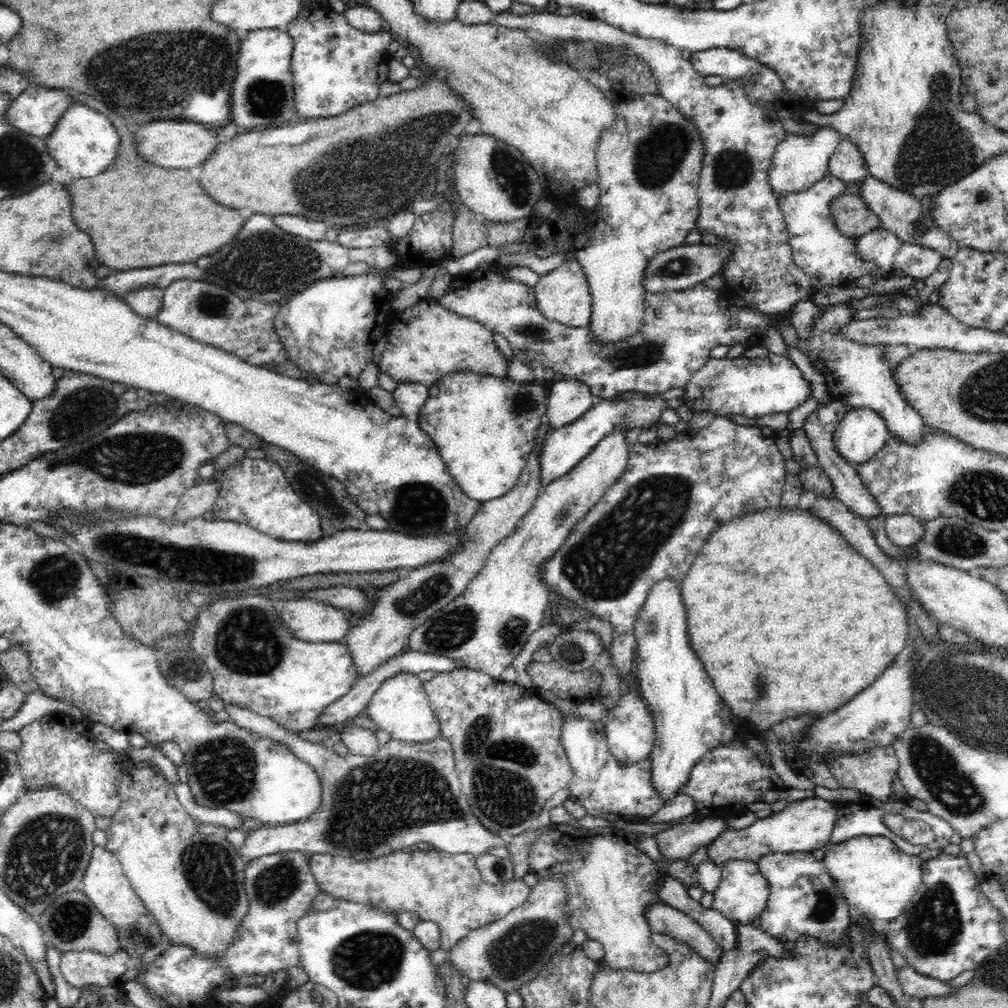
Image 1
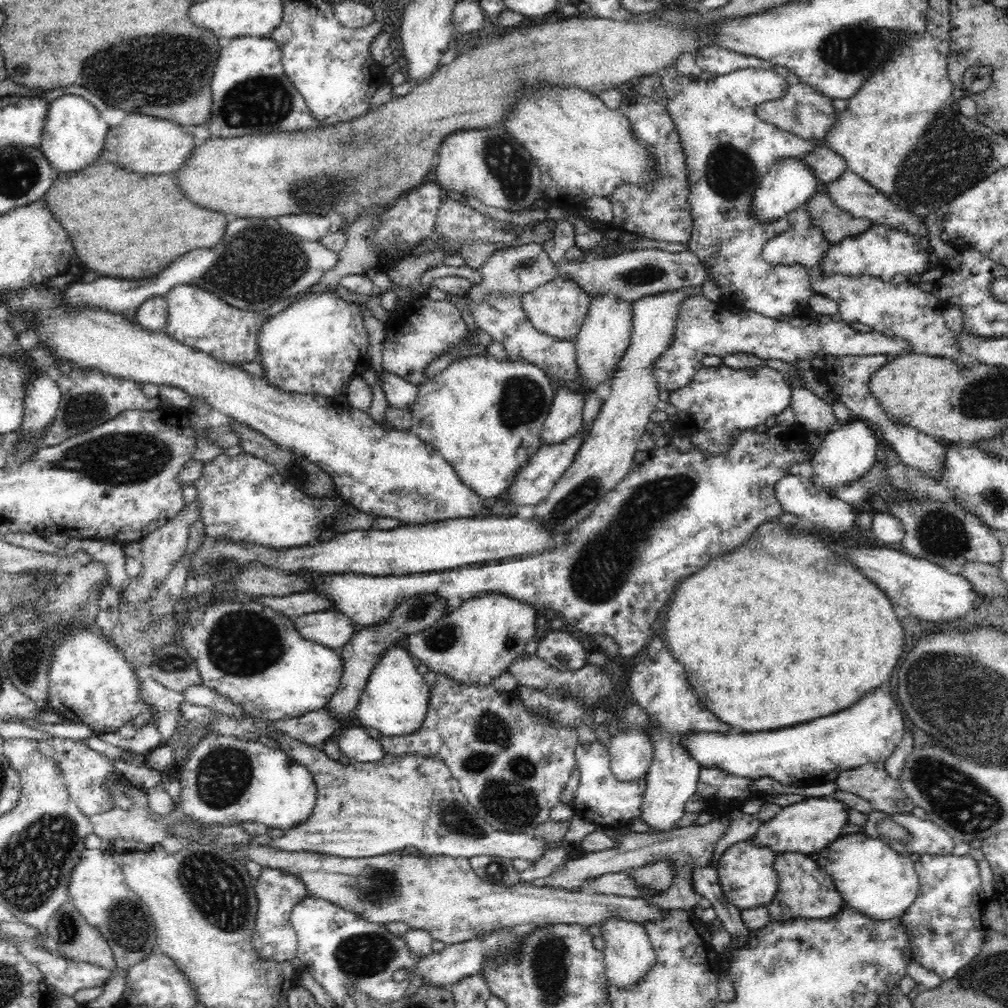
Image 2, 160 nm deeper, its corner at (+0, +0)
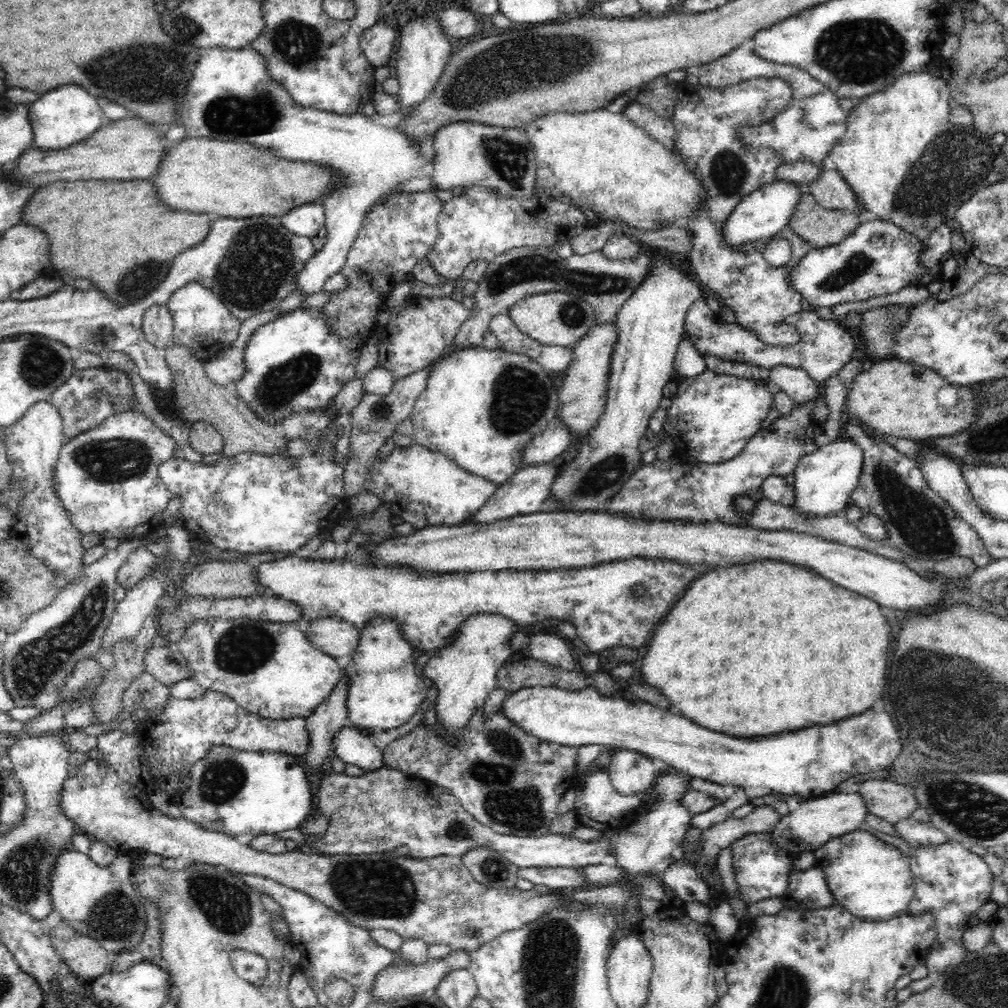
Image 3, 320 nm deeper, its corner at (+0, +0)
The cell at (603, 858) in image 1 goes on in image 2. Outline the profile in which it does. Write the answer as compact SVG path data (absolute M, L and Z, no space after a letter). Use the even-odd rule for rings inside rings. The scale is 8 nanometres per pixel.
M608 915L601 920L601 934L604 938L605 973L609 984L628 987L644 978L645 974L656 964L655 947L652 946L647 929L642 923L632 922L620 915Z

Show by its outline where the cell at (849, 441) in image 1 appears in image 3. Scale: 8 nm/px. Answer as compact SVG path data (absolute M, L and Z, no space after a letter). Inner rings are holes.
M839 439L817 447L812 454L804 455L793 470L795 501L791 508L808 518L824 518L843 514L849 506L850 495L858 486L863 469L863 449L854 439Z

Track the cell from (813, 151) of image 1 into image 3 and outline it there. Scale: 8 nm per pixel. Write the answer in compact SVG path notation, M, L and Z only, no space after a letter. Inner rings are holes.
M774 179L766 186L753 190L732 210L731 216L724 224L724 239L730 245L741 245L752 239L764 238L769 241L775 234L782 231L795 212L800 194L800 183L788 179Z

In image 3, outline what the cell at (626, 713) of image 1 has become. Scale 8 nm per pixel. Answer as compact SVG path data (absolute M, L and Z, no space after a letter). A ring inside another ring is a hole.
M620 748L613 750L608 770L614 790L627 796L646 793L652 789L654 780L658 777L658 771L665 767L662 761L648 758L639 751Z

